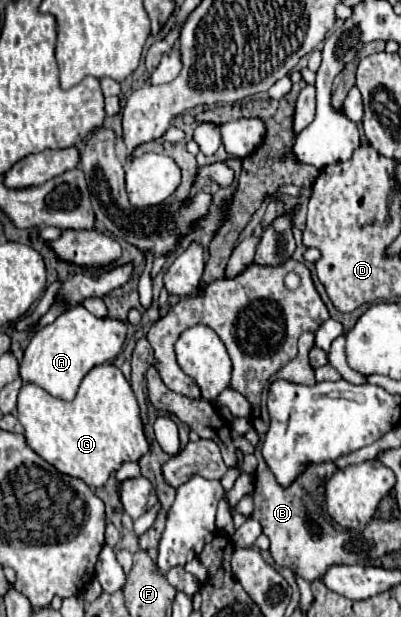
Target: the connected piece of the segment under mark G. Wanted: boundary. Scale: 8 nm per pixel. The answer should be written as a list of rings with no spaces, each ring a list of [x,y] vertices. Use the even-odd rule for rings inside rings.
[[[114,364],[94,366],[70,402],[54,398],[32,382],[24,382],[18,392],[16,418],[24,426],[28,446],[38,456],[50,462],[58,472],[80,478],[92,488],[104,486],[122,462],[136,462],[148,452],[138,402],[128,380]]]

